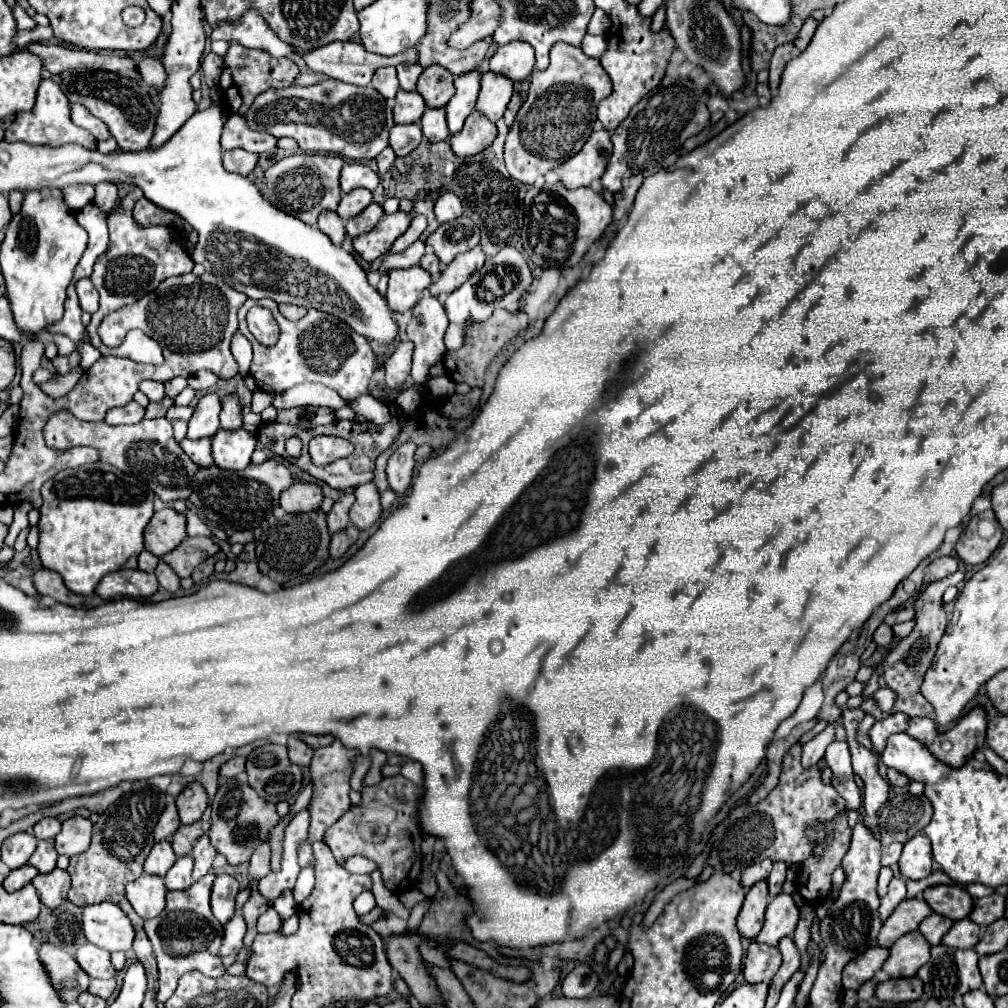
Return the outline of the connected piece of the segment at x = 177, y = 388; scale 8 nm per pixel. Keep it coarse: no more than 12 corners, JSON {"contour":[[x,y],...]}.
{"contour":[[174,377],[166,385],[166,395],[176,397],[188,385],[186,377]]}

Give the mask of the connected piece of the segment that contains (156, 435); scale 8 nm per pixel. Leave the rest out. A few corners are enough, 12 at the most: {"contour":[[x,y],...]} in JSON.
{"contour":[[60,411],[50,449],[88,445],[166,503],[256,529],[292,485],[272,459],[196,465],[168,419],[78,421]]}

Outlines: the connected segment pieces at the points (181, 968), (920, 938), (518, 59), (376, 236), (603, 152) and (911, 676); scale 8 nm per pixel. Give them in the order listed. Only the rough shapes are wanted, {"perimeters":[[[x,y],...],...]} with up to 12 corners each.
{"perimeters":[[[214,873],[168,891],[144,923],[158,959],[158,1001],[196,969],[226,973]],[[920,931],[906,933],[890,947],[884,971],[914,977],[930,959]],[[512,41],[490,57],[490,71],[512,81],[528,79],[534,51]],[[410,213],[384,215],[352,241],[368,263],[390,251],[408,229]],[[594,129],[578,155],[560,165],[568,189],[600,179],[612,155],[606,129]],[[956,571],[932,581],[916,601],[916,627],[886,661],[898,693],[892,711],[932,717],[922,677],[946,631],[942,593]]]}

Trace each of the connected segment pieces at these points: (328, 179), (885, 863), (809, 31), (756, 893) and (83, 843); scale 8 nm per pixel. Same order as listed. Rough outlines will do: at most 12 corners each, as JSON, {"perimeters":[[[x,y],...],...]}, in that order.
{"perimeters":[[[294,154],[266,169],[268,201],[316,225],[336,211],[344,161]],[[892,843],[884,849],[882,867],[898,863],[902,845]],[[816,19],[804,21],[794,45],[806,49],[818,27]],[[768,883],[746,893],[738,915],[738,931],[754,939],[768,907]],[[70,817],[56,835],[56,851],[78,855],[90,847],[92,823]]]}

